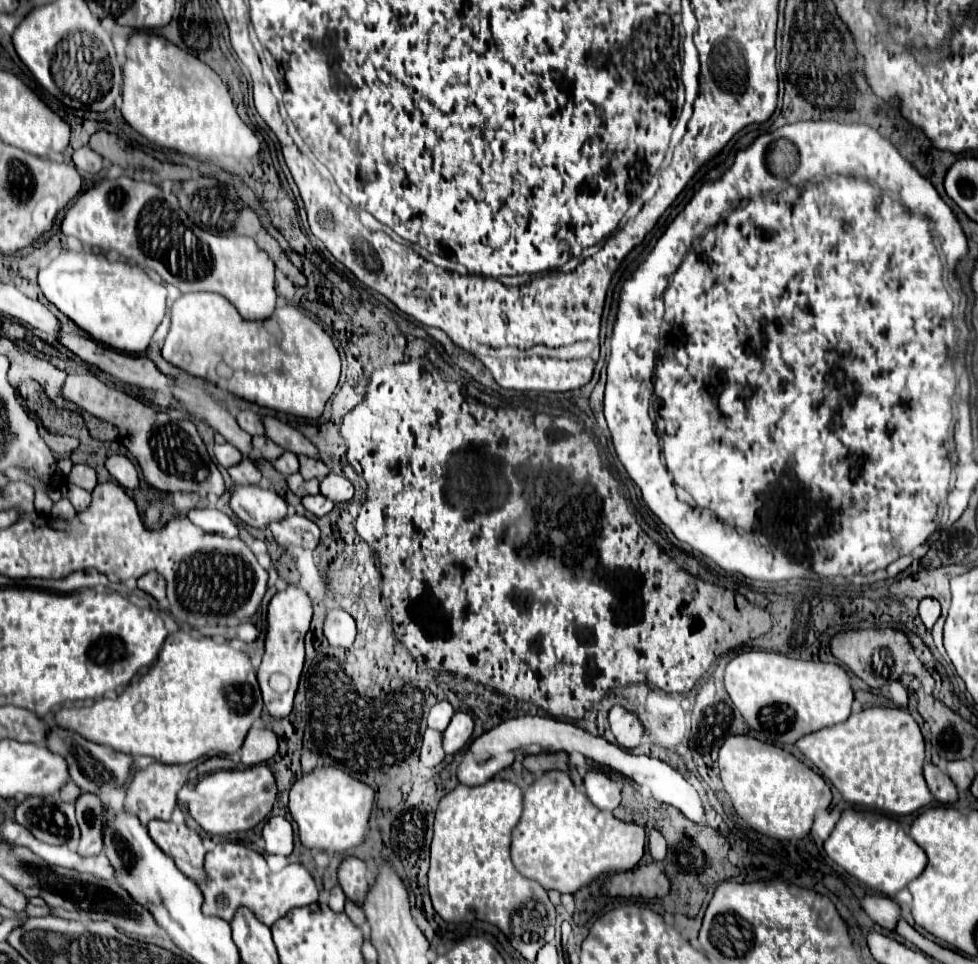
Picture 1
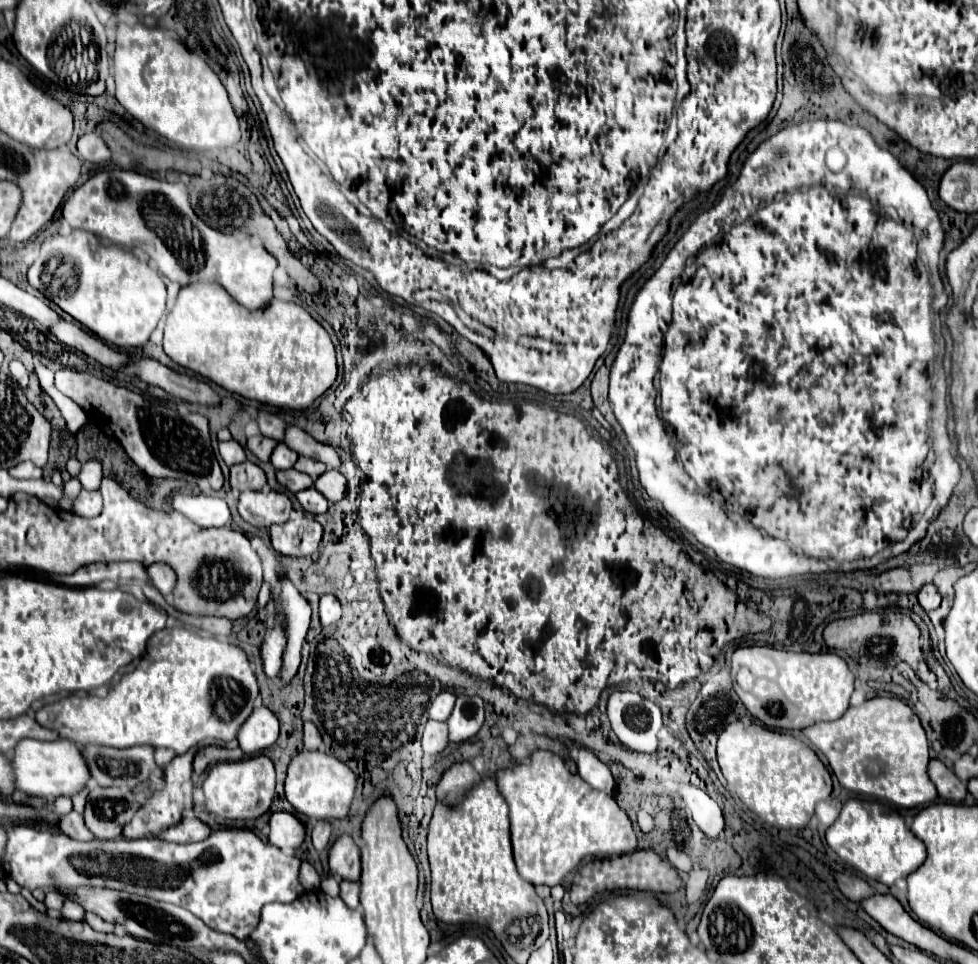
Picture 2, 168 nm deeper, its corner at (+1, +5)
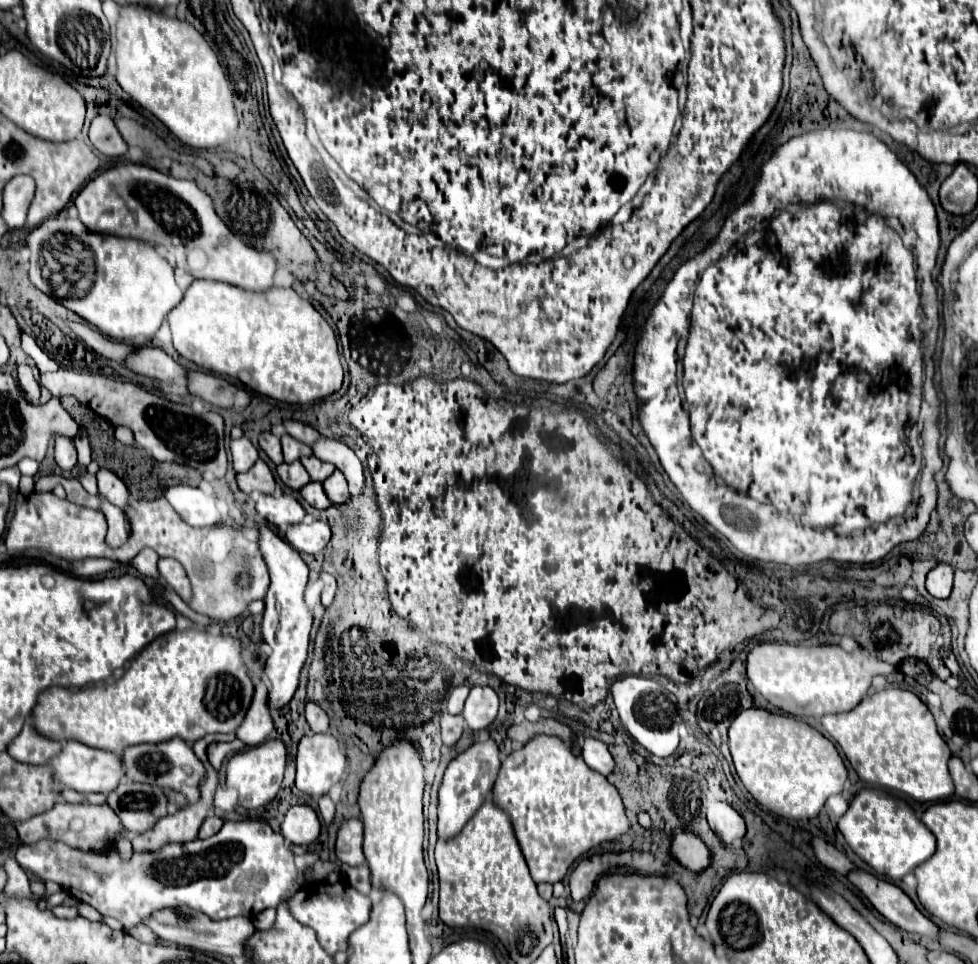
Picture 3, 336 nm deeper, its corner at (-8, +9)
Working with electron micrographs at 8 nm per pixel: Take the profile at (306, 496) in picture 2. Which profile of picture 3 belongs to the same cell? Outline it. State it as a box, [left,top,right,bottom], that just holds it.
[300,482,330,510]

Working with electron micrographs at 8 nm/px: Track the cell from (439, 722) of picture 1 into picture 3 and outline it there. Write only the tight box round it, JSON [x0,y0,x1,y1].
[448,686,470,714]

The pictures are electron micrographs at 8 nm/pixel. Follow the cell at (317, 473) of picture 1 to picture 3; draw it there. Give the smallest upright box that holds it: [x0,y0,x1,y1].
[300,456,336,482]

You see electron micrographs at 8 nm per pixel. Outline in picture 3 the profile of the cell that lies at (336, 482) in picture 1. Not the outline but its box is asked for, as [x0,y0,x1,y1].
[322,470,350,504]

